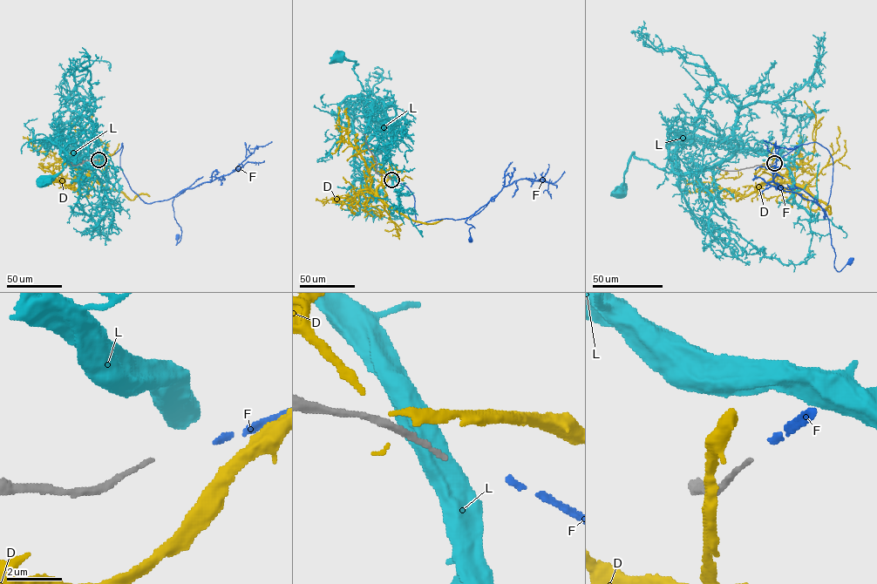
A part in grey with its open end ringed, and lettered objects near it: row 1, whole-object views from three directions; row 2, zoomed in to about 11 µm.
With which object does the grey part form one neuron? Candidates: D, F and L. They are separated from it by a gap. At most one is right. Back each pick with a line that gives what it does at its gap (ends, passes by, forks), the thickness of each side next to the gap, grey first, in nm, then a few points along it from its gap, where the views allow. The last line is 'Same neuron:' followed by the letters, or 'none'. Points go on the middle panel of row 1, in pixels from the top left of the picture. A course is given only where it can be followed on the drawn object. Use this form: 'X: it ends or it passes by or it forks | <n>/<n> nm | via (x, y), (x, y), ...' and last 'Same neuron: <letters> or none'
F: it ends | 140/180 nm | via (394, 179), (414, 196), (413, 226), (467, 217), (465, 222), (474, 227), (469, 229), (470, 240)
Same neuron: F

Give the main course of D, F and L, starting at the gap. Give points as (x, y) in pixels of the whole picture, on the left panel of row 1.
D: (100, 160), (91, 165), (86, 174), (78, 169), (69, 185), (57, 179), (50, 171), (44, 172), (44, 163)
F: (101, 159), (122, 143), (120, 166), (140, 199), (150, 203), (174, 196), (181, 231), (176, 245), (177, 237)
L: (98, 157), (79, 148), (73, 156), (93, 166), (75, 166), (61, 151), (64, 159), (63, 169), (46, 182)

